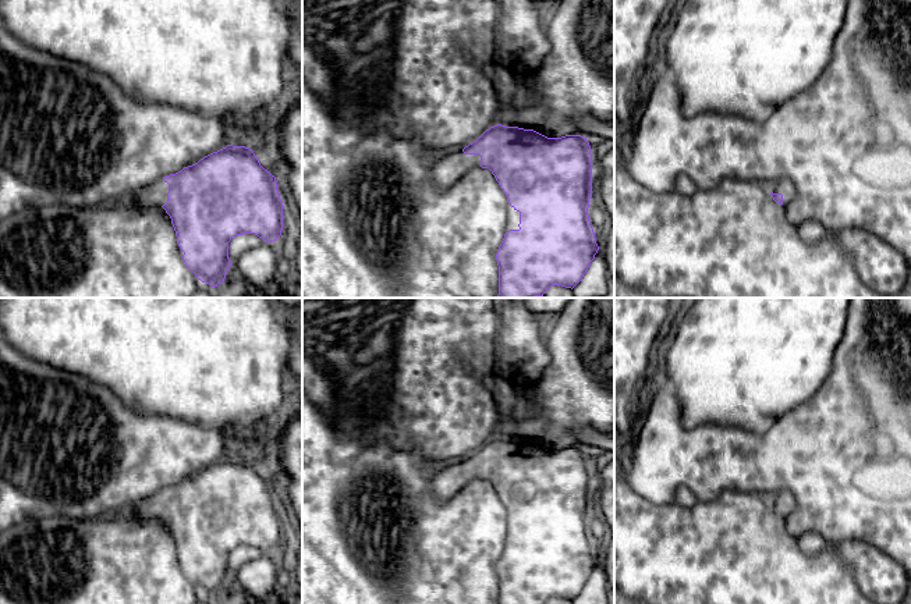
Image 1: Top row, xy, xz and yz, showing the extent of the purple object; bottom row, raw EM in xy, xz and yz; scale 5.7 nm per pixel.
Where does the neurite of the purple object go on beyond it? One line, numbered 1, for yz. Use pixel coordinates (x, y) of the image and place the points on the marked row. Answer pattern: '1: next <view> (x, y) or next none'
1: next yz (786, 187)

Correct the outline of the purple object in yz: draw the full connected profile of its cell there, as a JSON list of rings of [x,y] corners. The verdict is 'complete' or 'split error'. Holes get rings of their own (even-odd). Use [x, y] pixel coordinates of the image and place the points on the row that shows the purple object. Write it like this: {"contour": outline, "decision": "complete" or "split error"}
{"contour": [[[783,178],[779,182],[769,185],[773,200],[784,207],[797,196],[797,188],[790,178]]], "decision": "split error"}

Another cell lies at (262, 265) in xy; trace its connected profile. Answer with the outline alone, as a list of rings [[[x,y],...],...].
[[[265,242],[240,255],[233,263],[233,273],[256,287],[263,287],[281,274],[283,260],[279,242]]]

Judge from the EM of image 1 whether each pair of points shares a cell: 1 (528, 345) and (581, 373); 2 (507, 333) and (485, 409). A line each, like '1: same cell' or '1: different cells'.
1: different cells
2: different cells

